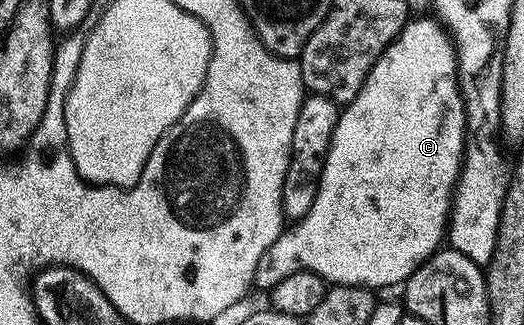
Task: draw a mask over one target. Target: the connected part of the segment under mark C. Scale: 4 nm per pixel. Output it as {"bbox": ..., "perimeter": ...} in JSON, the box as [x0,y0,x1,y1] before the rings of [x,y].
{"bbox":[254,18,466,290],"perimeter":[[[428,18],[409,19],[404,29],[396,35],[396,39],[392,41],[391,46],[373,64],[370,74],[364,80],[362,90],[358,90],[356,97],[343,105],[338,122],[334,126],[334,138],[331,146],[328,147],[314,204],[310,206],[305,216],[299,217],[293,223],[296,224],[293,228],[285,227],[277,240],[272,241],[269,248],[265,248],[259,253],[254,273],[255,283],[257,280],[260,284],[271,286],[282,282],[282,278],[286,278],[295,272],[313,272],[332,286],[363,286],[373,290],[381,290],[380,288],[388,288],[391,284],[403,285],[408,275],[441,247],[450,215],[456,178],[460,174],[464,158],[466,125],[464,122],[464,100],[460,96],[458,83],[456,51],[441,25],[435,19],[432,19],[433,21],[424,19]]]}

